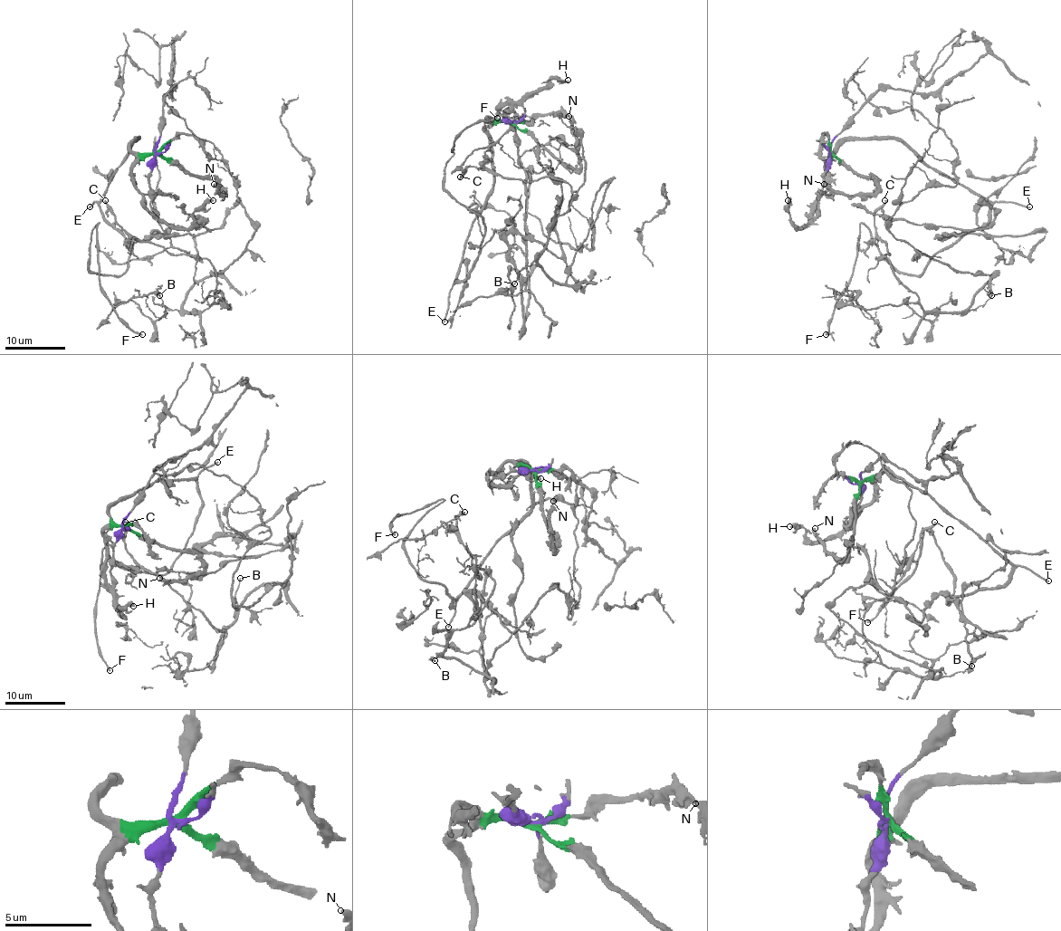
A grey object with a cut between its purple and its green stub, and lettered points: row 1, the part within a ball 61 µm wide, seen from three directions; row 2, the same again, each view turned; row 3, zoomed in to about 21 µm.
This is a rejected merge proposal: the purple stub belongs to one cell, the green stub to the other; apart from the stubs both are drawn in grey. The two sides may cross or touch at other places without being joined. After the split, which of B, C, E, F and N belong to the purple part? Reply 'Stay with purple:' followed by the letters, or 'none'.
Stay with purple: B, C

